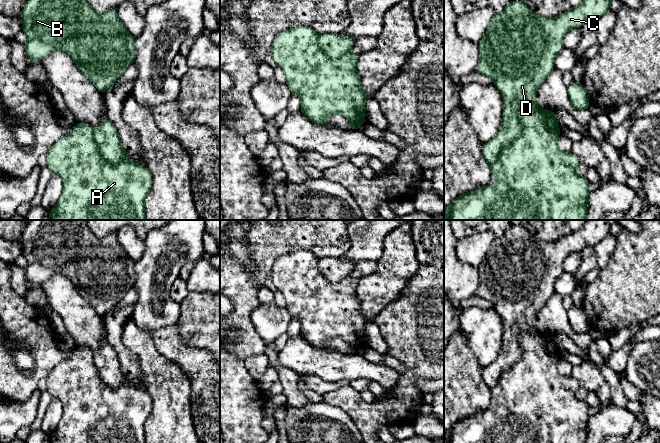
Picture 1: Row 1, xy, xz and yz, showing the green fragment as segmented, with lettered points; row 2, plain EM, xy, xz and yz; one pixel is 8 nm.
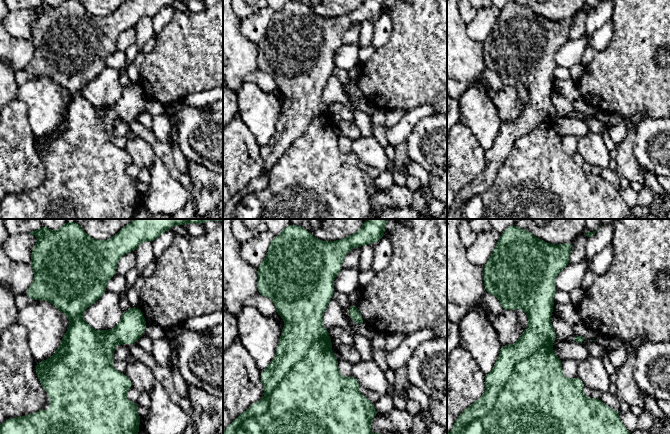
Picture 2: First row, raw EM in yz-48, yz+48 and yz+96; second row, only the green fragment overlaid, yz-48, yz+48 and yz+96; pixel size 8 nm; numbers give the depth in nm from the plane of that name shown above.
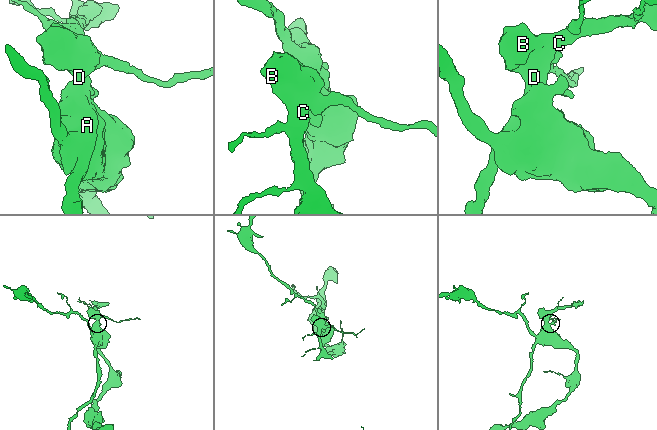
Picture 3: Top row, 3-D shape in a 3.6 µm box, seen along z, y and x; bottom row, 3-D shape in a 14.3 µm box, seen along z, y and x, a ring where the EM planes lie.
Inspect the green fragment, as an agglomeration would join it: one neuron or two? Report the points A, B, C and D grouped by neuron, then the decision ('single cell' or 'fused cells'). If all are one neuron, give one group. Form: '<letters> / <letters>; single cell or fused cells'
A / B C D; fused cells

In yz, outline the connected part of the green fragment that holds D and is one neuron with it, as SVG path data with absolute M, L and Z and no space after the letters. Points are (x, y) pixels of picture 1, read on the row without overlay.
M585 220L582 227L554 242L543 242L533 237L523 226L511 224L505 233L495 236L485 259L479 266L479 286L475 295L491 302L504 322L503 340L499 355L482 369L483 382L494 387L502 373L509 370L522 357L518 336L521 332L540 333L536 328L536 315L555 293L554 283L564 272L563 262L573 252L595 246L617 220Z

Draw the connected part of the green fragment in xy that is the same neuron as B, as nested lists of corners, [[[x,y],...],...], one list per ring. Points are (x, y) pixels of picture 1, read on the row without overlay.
[[[30,220],[21,234],[20,242],[22,255],[27,260],[25,270],[29,284],[37,286],[53,274],[63,274],[104,318],[136,281],[135,261],[123,250],[116,233],[97,236],[85,220]]]

